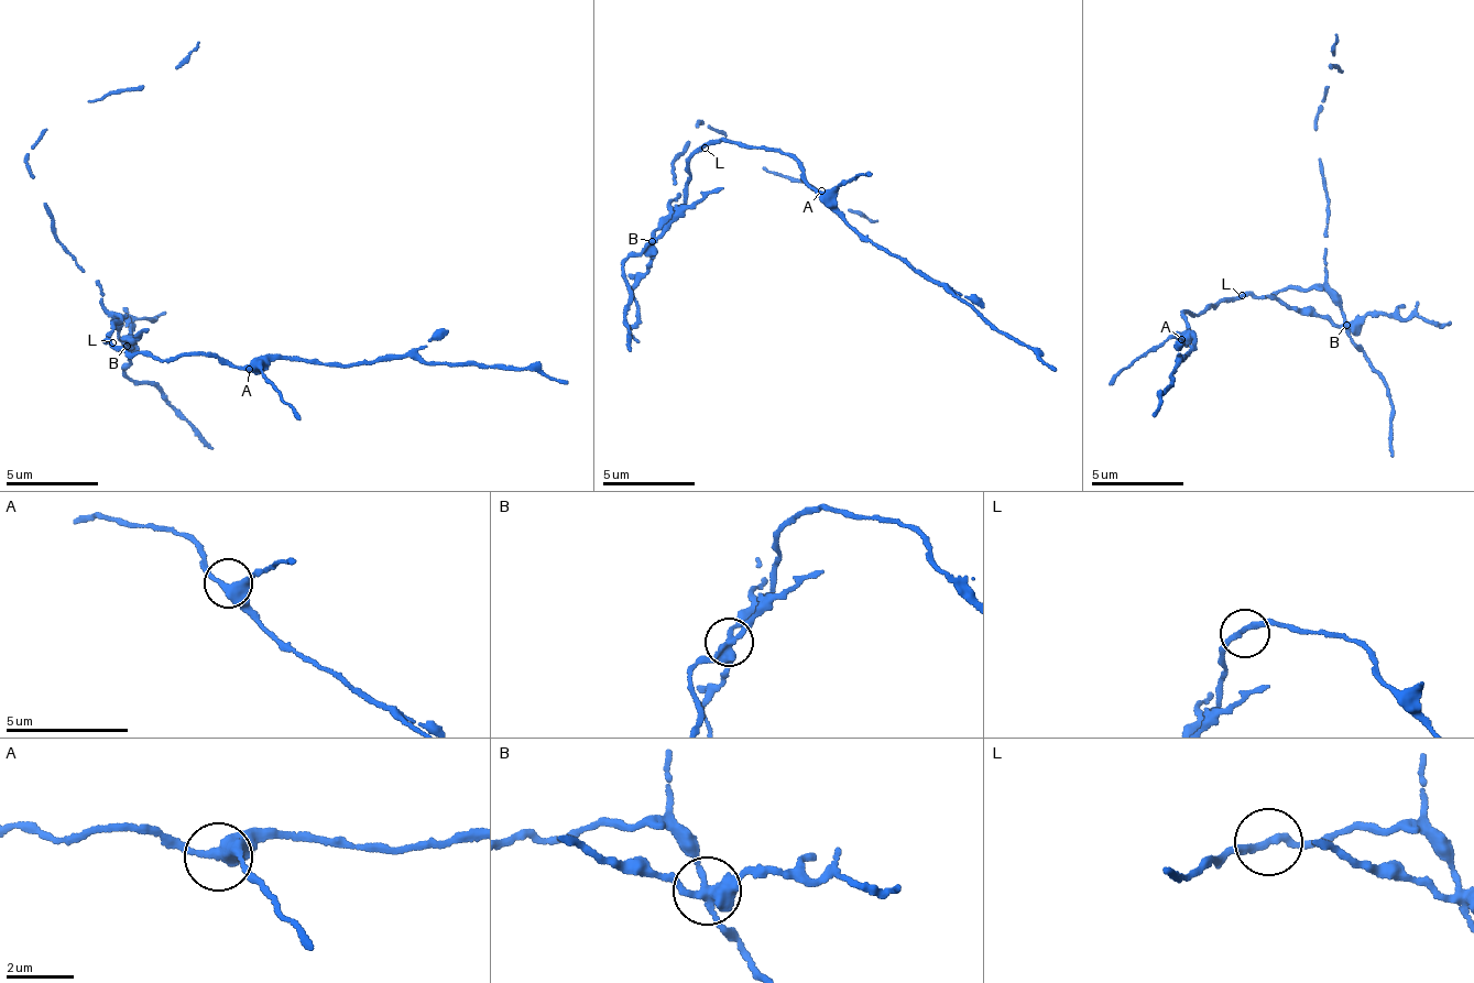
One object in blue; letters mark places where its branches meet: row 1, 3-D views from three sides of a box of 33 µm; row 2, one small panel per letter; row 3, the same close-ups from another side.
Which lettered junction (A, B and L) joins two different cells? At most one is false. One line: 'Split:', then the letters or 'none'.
Split: B

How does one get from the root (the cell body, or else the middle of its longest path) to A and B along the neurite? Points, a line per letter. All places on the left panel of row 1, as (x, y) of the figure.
A: (110, 348), (157, 356), (162, 361), (174, 362), (184, 353), (213, 356), (231, 368), (249, 369)
B: (110, 348), (105, 338), (112, 335), (111, 323), (119, 320), (117, 317), (113, 324), (126, 346)

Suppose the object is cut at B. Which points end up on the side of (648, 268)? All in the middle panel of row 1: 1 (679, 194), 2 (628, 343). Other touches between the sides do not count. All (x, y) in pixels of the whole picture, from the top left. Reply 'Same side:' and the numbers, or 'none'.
Same side: none

